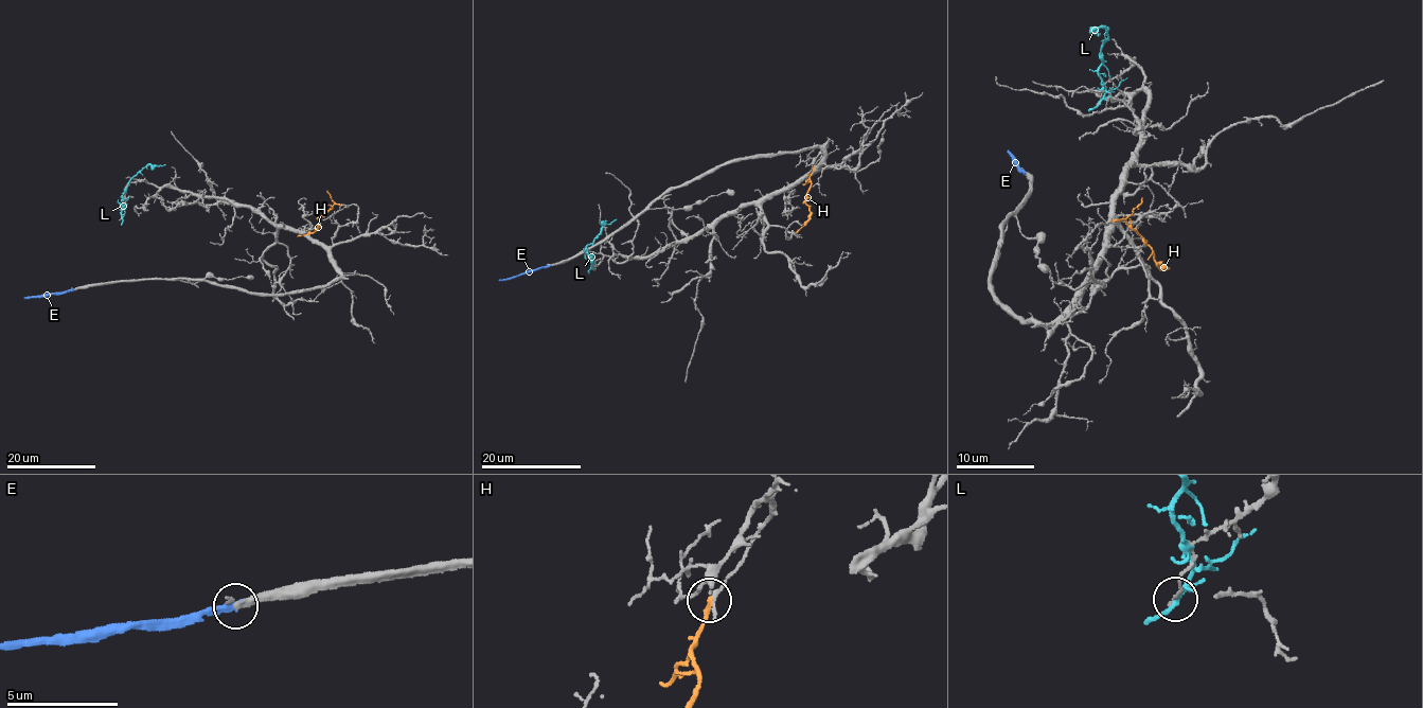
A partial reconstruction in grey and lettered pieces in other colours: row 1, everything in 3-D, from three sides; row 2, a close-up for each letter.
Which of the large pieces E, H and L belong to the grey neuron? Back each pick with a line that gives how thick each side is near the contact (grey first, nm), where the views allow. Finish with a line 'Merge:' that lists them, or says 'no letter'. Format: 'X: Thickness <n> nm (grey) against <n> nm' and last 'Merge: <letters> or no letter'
E: Thickness 320 nm (grey) against 340 nm
Merge: E

